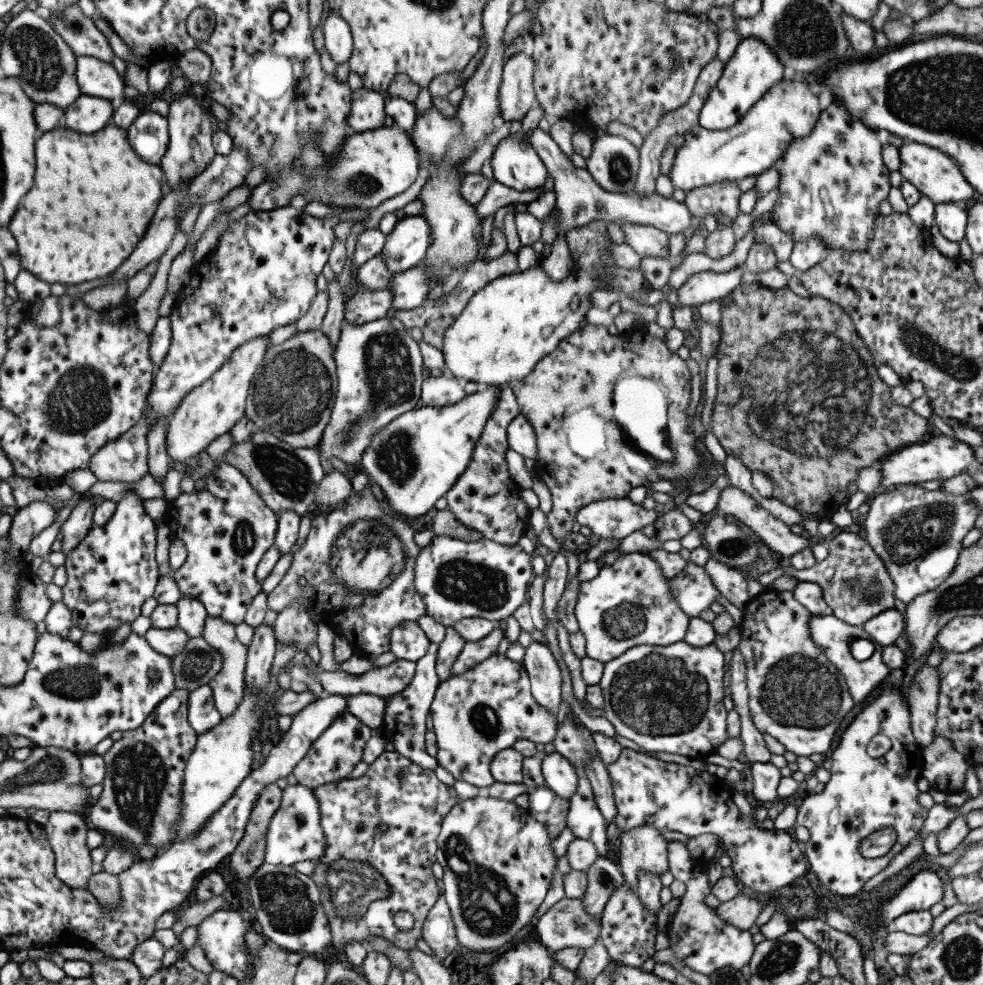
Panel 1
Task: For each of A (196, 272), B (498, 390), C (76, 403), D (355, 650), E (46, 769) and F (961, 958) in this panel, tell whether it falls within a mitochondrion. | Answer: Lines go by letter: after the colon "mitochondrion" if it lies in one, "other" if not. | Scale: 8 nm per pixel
A: other
B: other
C: mitochondrion
D: other
E: mitochondrion
F: mitochondrion

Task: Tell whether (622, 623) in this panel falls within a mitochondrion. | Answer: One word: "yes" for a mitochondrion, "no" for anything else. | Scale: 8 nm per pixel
yes

